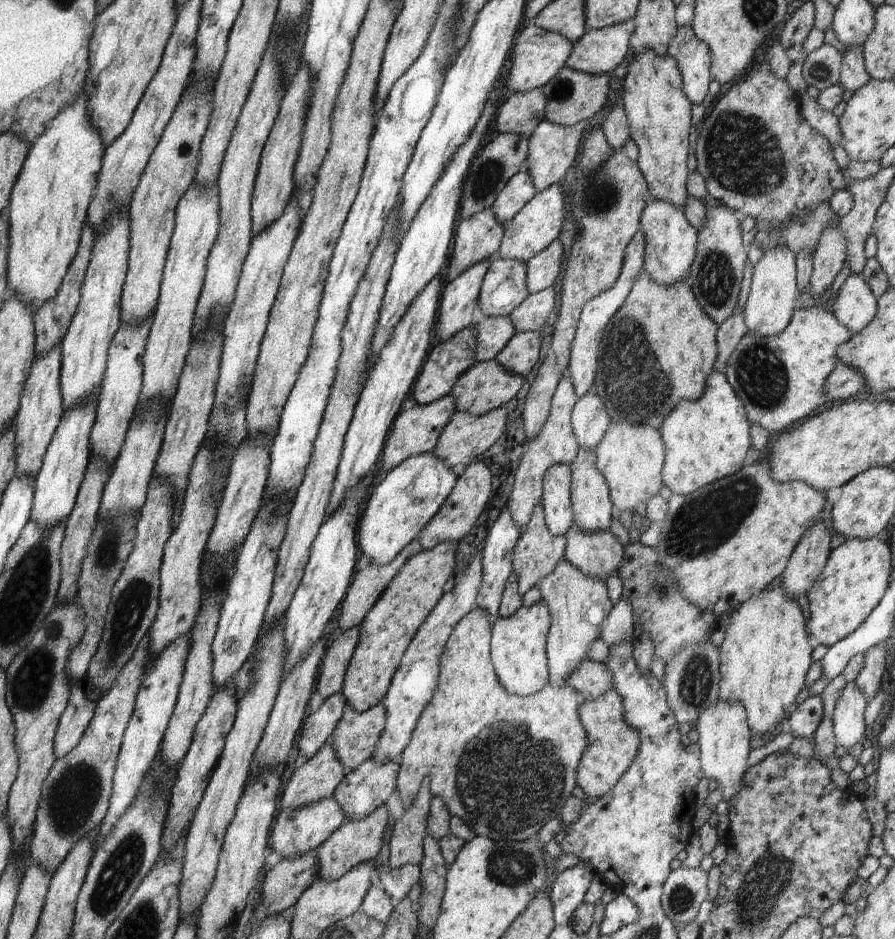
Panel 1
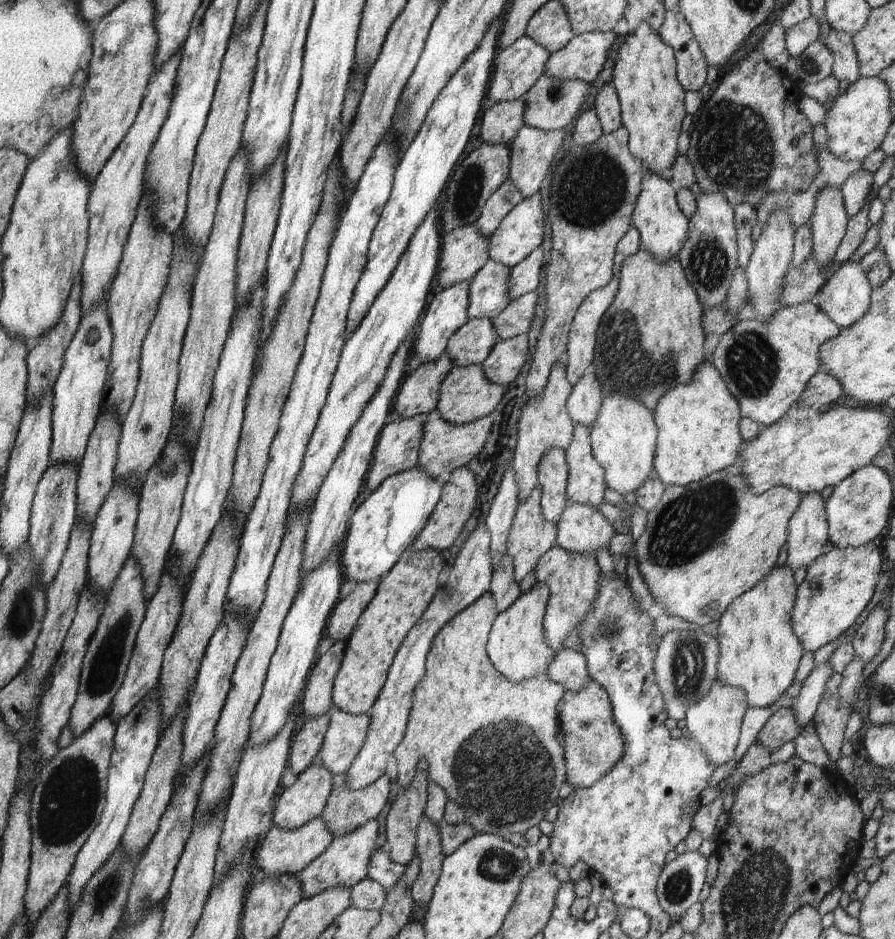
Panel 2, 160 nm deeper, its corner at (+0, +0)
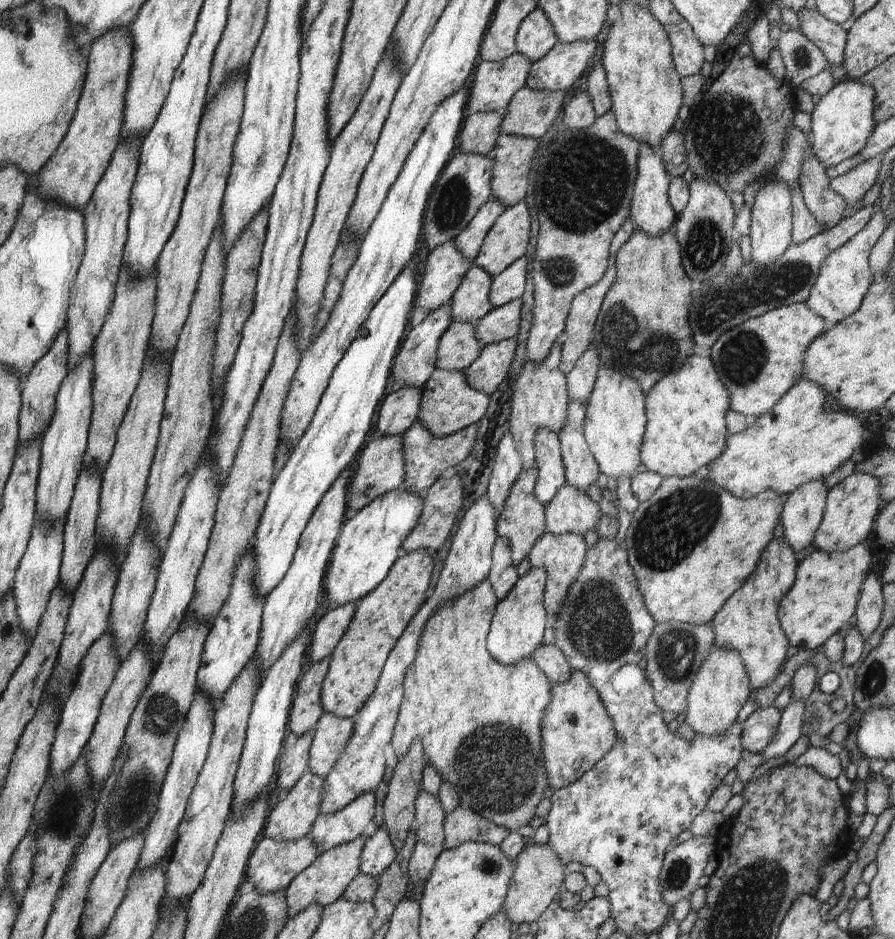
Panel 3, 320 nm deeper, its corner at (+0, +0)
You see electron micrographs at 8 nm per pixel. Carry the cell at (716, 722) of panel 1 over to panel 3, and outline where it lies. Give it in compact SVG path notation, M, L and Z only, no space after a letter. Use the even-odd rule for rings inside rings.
M714 645L710 648L704 664L700 666L700 672L696 672L696 678L688 690L687 710L681 719L685 720L696 734L720 736L728 732L732 724L738 722L738 714L749 700L751 692L751 684L740 656L730 648L718 648Z

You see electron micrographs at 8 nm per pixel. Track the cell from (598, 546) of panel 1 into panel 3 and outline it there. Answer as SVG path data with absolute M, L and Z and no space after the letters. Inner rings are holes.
M567 483L545 506L544 513L546 531L554 536L570 532L584 537L589 530L597 532L601 526L602 513L598 503Z

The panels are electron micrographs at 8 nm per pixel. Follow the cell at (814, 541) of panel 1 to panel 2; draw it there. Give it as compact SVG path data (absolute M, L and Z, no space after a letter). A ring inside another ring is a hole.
M821 493L803 494L803 499L788 521L786 564L794 571L800 566L810 566L814 560L822 555L822 548L824 548L824 544L828 542L828 539L825 501L822 499Z

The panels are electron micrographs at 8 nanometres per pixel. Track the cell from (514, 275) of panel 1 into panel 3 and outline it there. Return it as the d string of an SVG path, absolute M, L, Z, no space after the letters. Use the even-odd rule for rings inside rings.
M472 266L466 272L462 284L458 286L451 299L453 323L471 323L475 325L489 311L493 309L490 304L490 288L493 277L484 268Z

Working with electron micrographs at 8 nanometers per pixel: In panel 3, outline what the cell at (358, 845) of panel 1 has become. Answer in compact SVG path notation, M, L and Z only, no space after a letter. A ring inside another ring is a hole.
M361 835L354 838L352 842L346 842L346 844L340 844L340 846L326 850L316 858L316 861L309 868L300 872L286 889L288 917L303 912L310 904L320 904L320 906L327 908L331 903L343 897L346 888L360 874L360 856L362 856L366 840L368 838Z

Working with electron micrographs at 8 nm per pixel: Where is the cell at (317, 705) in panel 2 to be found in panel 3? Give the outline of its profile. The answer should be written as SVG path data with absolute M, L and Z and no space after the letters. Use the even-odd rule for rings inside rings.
M330 656L312 664L297 685L288 728L298 737L303 736L310 728L315 728L324 714L320 694L329 666Z

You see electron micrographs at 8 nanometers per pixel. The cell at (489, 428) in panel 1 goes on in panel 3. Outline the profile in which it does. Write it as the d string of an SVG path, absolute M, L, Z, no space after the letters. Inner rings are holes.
M418 420L401 436L404 438L406 478L400 489L421 494L430 489L432 484L448 469L458 466L460 462L464 462L468 458L468 454L472 452L478 438L478 426L476 424L468 426L451 436L432 436L432 432L428 432L428 428L424 428L424 424L420 424L420 420Z

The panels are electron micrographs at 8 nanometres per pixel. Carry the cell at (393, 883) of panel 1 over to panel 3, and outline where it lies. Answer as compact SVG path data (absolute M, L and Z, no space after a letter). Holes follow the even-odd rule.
M384 826L378 827L374 836L366 840L362 856L360 856L360 873L372 876L375 879L388 870L388 866L396 860L397 852Z

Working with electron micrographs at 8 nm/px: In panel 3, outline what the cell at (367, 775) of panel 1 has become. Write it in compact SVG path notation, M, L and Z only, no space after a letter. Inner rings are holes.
M375 792L358 796L351 804L334 814L319 814L309 836L318 848L318 855L326 850L352 842L362 835L364 828L374 818L376 810Z

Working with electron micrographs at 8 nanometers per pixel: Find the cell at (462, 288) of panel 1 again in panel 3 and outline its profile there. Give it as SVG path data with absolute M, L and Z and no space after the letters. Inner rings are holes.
M449 303L436 308L434 312L430 312L418 326L409 327L402 339L396 358L394 358L392 371L394 380L401 382L402 386L423 388L424 384L432 376L432 372L437 369L438 342L440 342L440 338L444 336L444 332L450 328L452 323L452 306Z

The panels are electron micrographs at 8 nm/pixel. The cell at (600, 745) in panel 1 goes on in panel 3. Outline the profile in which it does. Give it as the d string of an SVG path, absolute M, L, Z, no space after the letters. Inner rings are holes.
M574 669L572 678L564 683L552 683L552 702L548 704L542 717L542 754L544 754L544 768L550 787L554 790L562 789L576 783L588 770L592 770L602 758L612 750L617 741L617 733L613 721L606 713L604 704L586 676Z

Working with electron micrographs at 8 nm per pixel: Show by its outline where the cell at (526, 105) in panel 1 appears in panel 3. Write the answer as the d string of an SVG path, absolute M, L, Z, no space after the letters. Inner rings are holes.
M504 110L468 113L457 140L462 153L492 155L491 151L495 148L498 136L501 135L500 124L504 116Z

